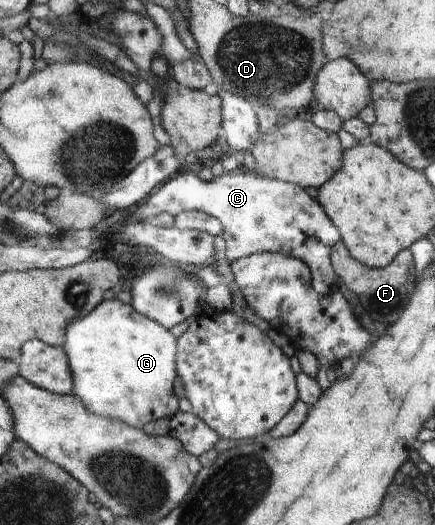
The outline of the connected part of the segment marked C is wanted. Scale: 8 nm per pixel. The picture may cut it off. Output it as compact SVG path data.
M244 168L214 177L210 182L200 180L196 172L184 172L161 185L150 200L139 205L137 214L142 222L159 212L169 212L175 217L185 211L200 211L221 222L229 261L254 253L285 254L307 264L312 272L312 286L319 295L327 296L337 287L332 252L342 240L340 230L301 186L269 179Z

